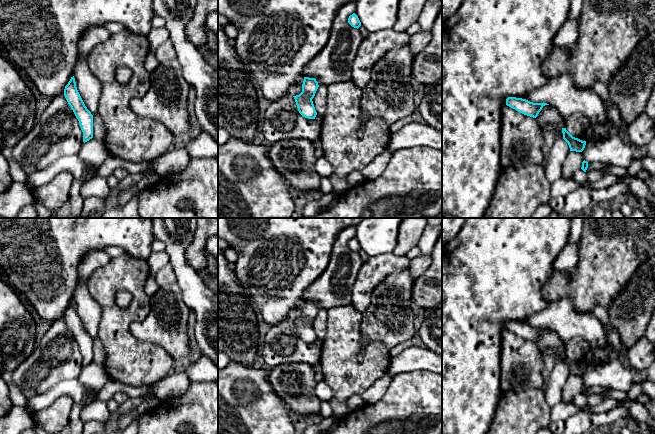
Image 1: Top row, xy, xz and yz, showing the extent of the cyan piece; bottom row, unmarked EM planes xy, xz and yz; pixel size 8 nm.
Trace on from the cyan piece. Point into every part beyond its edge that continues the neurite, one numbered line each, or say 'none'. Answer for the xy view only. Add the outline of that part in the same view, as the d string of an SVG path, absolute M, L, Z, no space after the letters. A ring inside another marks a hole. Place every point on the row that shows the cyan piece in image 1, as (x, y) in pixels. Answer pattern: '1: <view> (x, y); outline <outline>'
none

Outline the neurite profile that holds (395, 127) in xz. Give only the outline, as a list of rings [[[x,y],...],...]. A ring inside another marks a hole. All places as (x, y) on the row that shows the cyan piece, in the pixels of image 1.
[[[407,116],[390,125],[390,132],[398,132],[402,127],[413,122],[412,116]]]

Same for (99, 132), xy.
[[[96,112],[93,115],[93,138],[99,141],[103,141],[105,136],[106,136],[106,129],[104,122],[99,113]]]

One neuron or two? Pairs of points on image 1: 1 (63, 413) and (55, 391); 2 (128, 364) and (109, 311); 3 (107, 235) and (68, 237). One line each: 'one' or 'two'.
1: two
2: one
3: one

